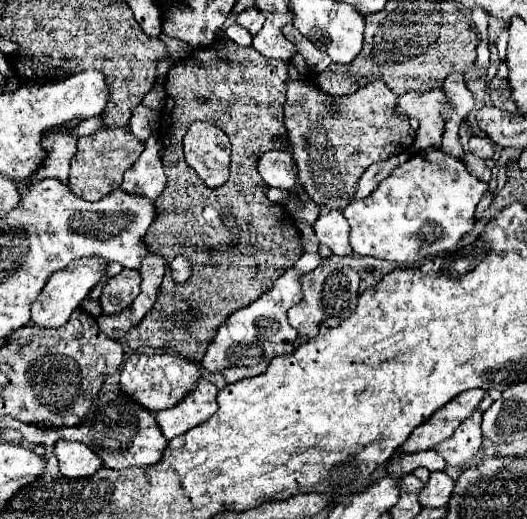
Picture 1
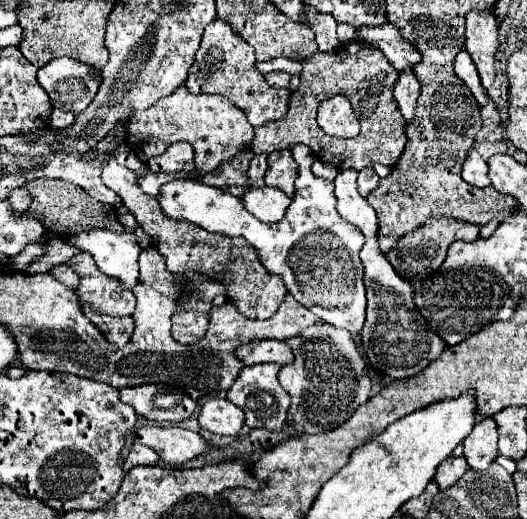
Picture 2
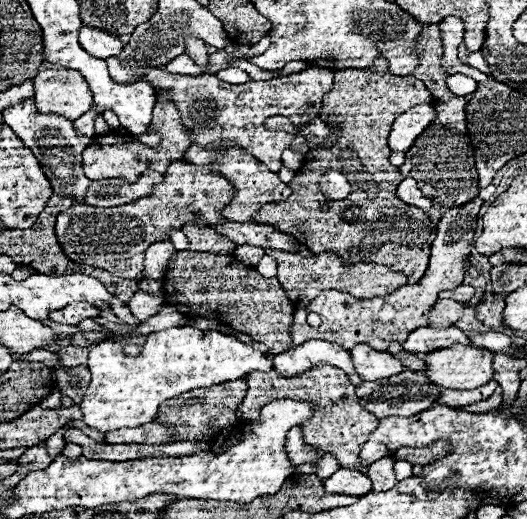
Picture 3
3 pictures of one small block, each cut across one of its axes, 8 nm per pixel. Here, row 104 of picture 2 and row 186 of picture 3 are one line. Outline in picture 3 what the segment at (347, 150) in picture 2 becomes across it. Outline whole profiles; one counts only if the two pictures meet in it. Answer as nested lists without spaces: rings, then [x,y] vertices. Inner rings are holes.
[[[338,70],[334,88],[324,94],[320,118],[328,128],[338,130],[340,138],[326,148],[312,148],[306,154],[310,164],[304,164],[288,184],[292,194],[280,202],[260,206],[252,220],[270,222],[272,226],[278,226],[278,230],[294,234],[298,242],[314,254],[332,250],[338,252],[344,262],[388,264],[392,270],[404,272],[410,284],[418,282],[428,266],[436,224],[422,210],[404,204],[396,196],[398,182],[402,182],[404,176],[388,162],[390,148],[386,146],[386,138],[390,126],[400,114],[426,102],[432,102],[432,94],[424,82],[414,76],[398,78],[370,70]],[[330,168],[340,170],[350,178],[352,192],[344,200],[328,202],[330,208],[324,212],[322,204],[326,198],[320,192],[318,180]],[[354,206],[360,208],[360,216],[354,222],[344,220],[344,210]]]

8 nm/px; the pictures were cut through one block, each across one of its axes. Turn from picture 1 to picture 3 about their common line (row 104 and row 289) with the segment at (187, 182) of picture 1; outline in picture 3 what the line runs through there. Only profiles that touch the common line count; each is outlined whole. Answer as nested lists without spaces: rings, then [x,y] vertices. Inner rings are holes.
[[[190,250],[174,252],[170,258],[168,272],[164,276],[164,300],[170,306],[176,306],[178,312],[186,316],[218,320],[222,324],[232,326],[238,332],[250,334],[254,340],[266,344],[270,348],[270,354],[278,354],[292,346],[290,330],[294,322],[294,304],[288,300],[280,282],[276,278],[262,278],[256,268],[242,264],[234,256],[222,256],[214,252],[190,252]]]

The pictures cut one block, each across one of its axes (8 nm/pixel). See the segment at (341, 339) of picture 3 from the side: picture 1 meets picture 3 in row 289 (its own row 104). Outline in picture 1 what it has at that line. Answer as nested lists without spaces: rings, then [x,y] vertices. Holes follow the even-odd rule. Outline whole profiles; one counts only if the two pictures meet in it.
[[[434,90],[422,96],[408,92],[402,94],[402,98],[398,98],[396,112],[398,114],[406,112],[410,118],[416,118],[420,122],[420,128],[416,130],[416,140],[410,146],[412,154],[440,148],[446,126],[446,120],[442,116],[444,108],[452,108],[444,90]]]

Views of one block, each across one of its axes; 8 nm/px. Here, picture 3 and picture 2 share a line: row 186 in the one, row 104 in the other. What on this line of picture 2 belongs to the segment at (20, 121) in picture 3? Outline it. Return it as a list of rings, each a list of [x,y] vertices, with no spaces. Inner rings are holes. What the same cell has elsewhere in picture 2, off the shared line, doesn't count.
[[[62,56],[38,70],[38,82],[48,92],[54,108],[78,114],[96,96],[100,76],[92,64]]]

